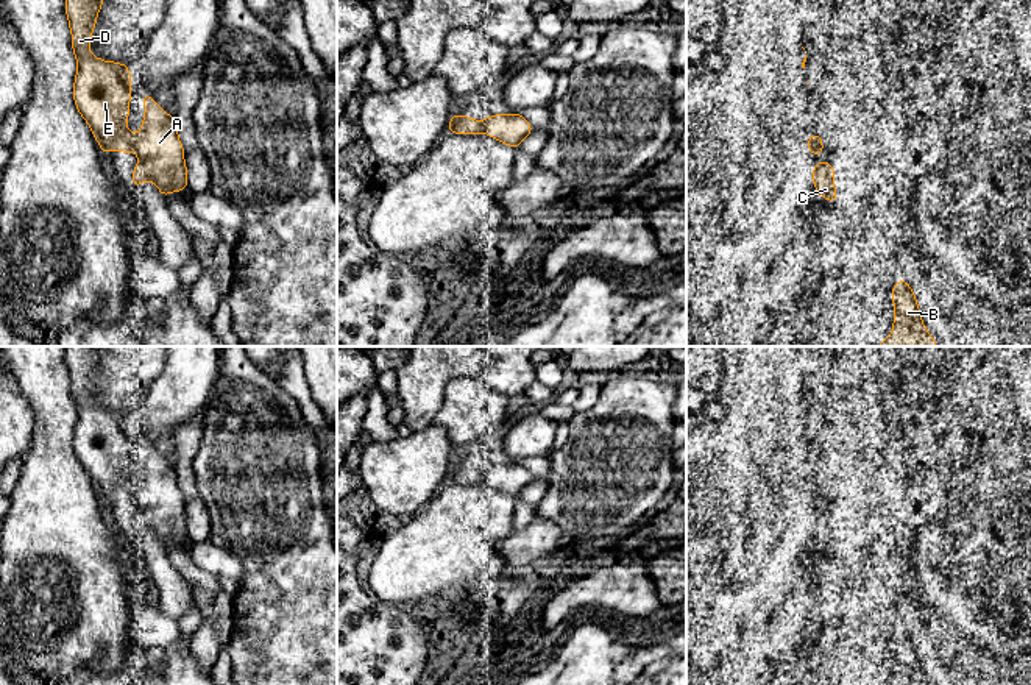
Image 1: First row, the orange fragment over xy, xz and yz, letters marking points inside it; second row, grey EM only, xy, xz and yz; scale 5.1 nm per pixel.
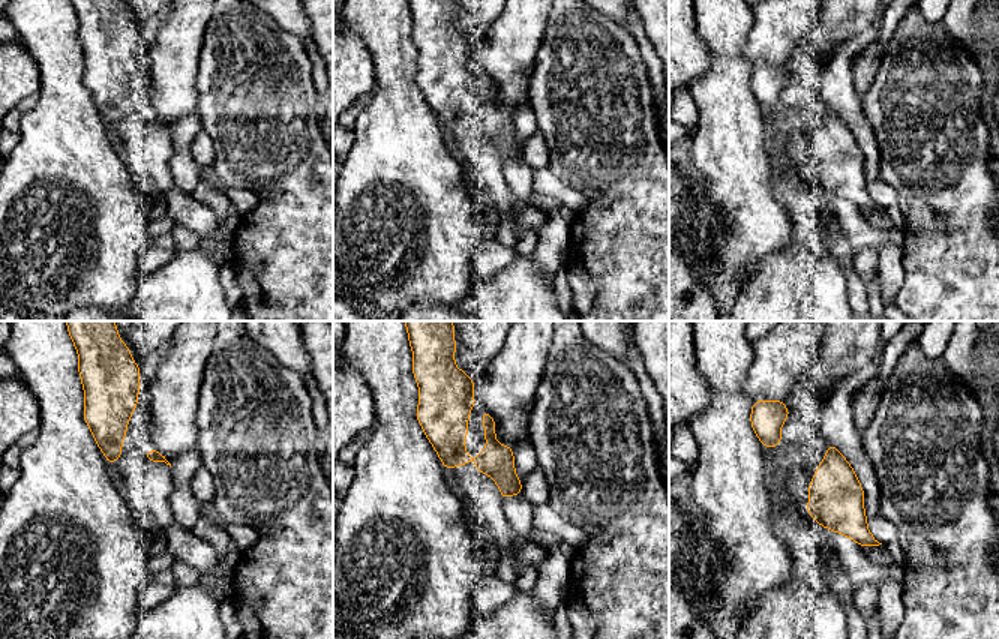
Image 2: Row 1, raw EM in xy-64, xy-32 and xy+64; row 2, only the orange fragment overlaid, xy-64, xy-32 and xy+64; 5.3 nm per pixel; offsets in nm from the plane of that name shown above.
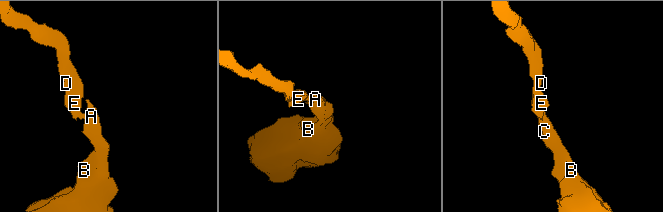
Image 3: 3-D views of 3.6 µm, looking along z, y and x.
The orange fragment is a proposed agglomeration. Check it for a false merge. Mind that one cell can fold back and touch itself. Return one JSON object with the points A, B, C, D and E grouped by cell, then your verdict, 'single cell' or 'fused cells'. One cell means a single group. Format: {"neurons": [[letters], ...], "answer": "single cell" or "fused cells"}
{"neurons": [["A", "B", "C", "D", "E"]], "answer": "single cell"}

